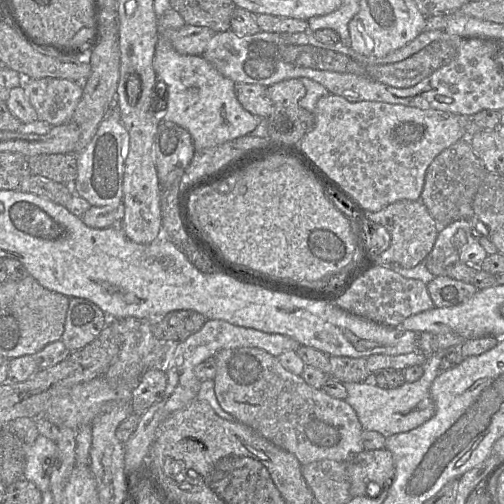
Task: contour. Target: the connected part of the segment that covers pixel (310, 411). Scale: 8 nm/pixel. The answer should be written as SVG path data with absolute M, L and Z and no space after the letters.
M259 348L225 349L215 356L214 387L217 400L236 421L294 454L301 465L319 460L348 462L364 450L362 425L355 410L342 399L308 385Z

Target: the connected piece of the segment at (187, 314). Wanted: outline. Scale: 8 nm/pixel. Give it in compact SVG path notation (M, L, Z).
M193 310L172 311L152 322L152 332L159 342L180 342L199 331L206 318Z

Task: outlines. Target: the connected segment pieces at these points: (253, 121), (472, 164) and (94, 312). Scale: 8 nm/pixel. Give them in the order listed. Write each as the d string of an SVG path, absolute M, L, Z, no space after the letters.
M171 8L158 17L153 66L160 85L156 101L159 101L161 121L171 121L186 129L192 137L195 150L218 146L250 134L261 118L242 107L235 94L235 83L219 73L202 55L178 53L169 39L161 35L162 30L176 30L185 25L183 17Z
M467 137L447 147L433 159L425 174L420 201L438 224L439 232L453 221L474 216L472 202L487 173Z
M70 297L61 340L70 352L80 350L94 341L108 323L108 316L92 301Z

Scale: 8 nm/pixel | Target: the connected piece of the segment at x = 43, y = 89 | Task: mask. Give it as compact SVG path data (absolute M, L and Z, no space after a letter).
M52 77L26 79L23 87L39 120L52 127L71 121L83 94L82 83Z

